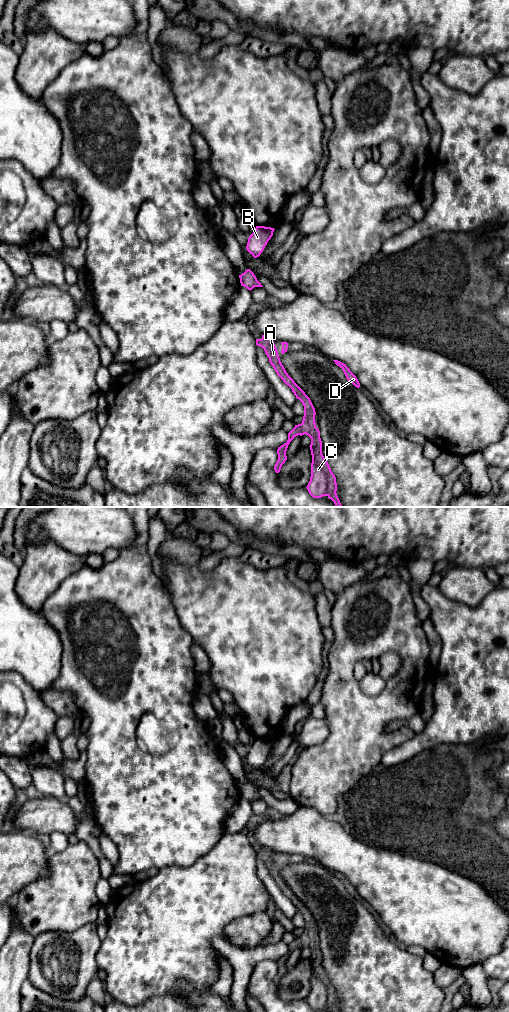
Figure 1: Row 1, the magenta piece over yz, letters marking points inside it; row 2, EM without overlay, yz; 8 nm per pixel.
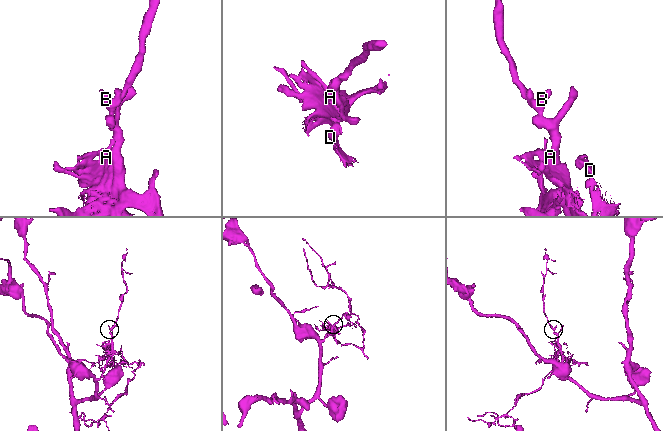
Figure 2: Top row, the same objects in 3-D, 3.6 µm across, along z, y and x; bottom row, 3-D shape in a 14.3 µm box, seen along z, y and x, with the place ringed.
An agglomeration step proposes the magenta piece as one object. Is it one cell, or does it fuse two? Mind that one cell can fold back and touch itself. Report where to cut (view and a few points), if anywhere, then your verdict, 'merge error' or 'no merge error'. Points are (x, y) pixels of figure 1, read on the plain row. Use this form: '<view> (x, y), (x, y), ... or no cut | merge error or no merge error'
no cut | no merge error

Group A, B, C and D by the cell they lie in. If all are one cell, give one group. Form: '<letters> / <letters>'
A B C D

